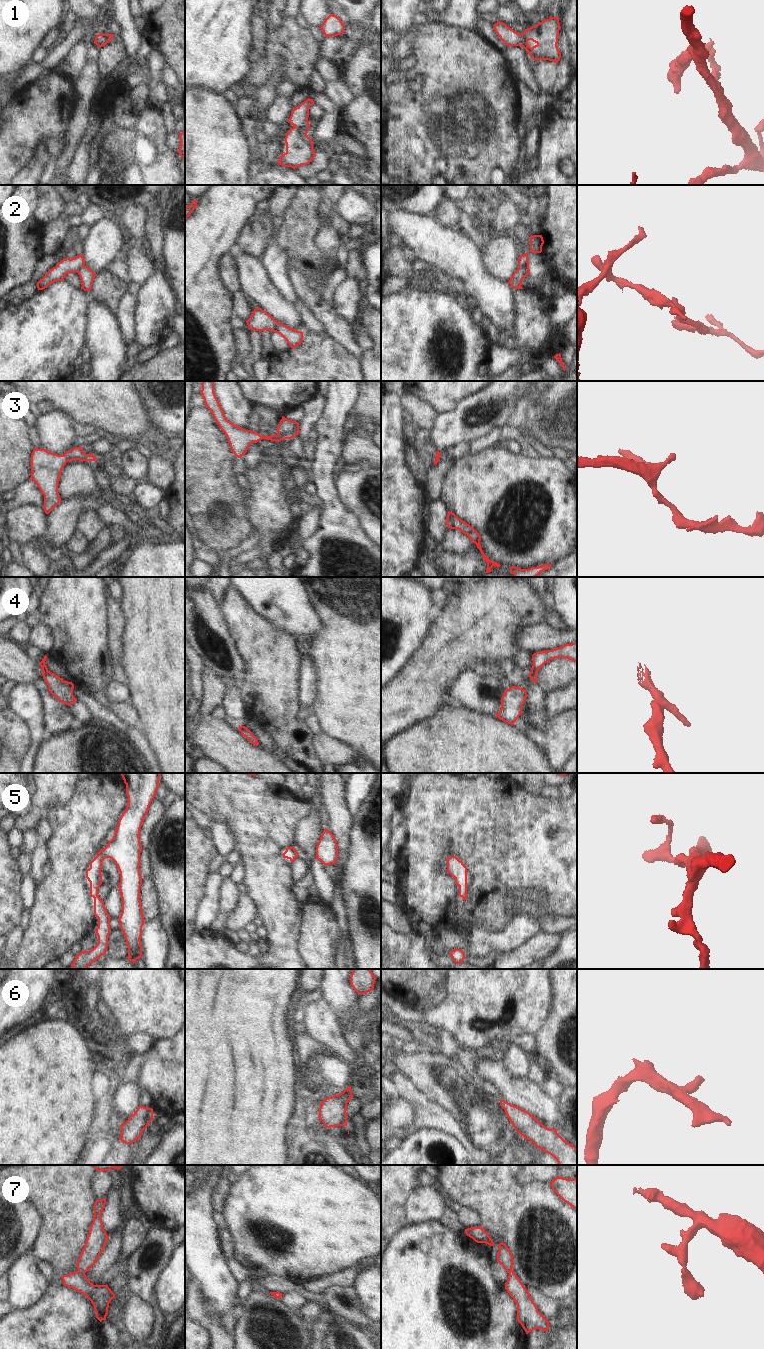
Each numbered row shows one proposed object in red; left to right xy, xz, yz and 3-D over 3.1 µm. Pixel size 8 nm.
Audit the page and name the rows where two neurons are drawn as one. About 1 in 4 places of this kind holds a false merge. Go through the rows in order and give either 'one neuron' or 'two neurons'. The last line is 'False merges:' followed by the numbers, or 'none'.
1: one neuron
2: two neurons
3: one neuron
4: one neuron
5: one neuron
6: one neuron
7: one neuron
False merges: 2

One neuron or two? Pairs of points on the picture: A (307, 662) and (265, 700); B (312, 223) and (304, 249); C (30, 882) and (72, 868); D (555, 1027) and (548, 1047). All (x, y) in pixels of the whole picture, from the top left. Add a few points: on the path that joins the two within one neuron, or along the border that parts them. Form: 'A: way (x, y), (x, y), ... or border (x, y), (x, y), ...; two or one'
A: border (301, 653), (300, 692); two
B: way (306, 229), (304, 231), (304, 243); one
C: border (38, 885), (36, 900), (31, 908); two
D: way (555, 1032), (553, 1042); one

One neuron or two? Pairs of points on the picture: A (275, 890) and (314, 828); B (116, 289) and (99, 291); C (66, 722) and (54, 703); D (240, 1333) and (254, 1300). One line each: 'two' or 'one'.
A: two
B: one
C: one
D: one

